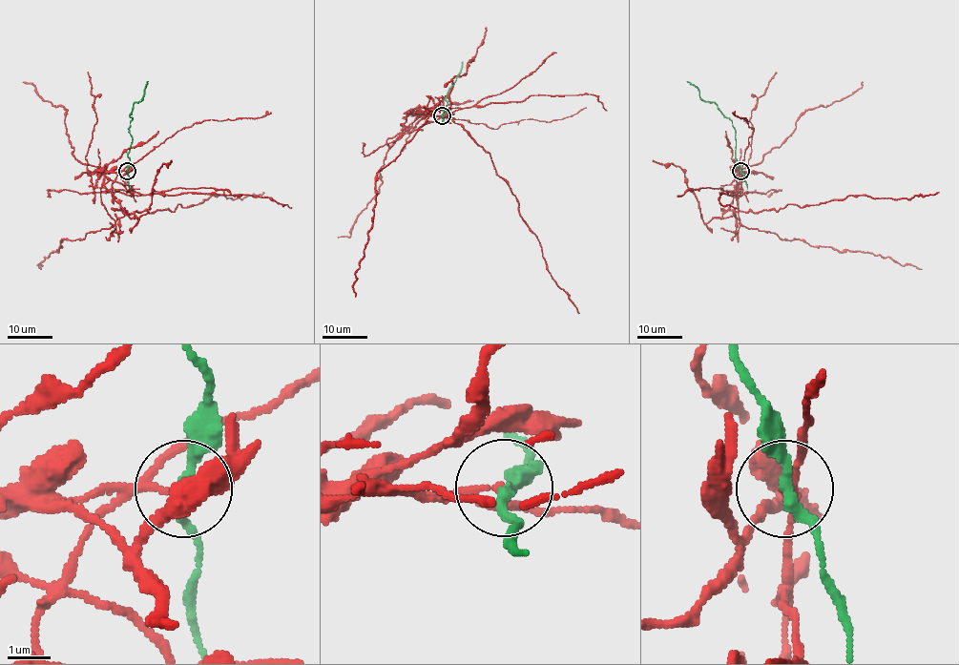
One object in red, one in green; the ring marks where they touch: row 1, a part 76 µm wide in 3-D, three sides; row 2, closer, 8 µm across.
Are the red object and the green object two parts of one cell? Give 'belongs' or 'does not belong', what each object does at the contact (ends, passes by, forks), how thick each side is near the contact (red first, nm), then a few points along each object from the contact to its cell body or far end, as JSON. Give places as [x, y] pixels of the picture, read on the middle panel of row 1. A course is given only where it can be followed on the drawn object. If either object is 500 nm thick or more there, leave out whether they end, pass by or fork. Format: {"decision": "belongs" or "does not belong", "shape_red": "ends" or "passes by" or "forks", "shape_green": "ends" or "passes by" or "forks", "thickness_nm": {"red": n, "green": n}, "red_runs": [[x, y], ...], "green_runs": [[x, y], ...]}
{"decision": "does not belong", "shape_red": "passes by", "shape_green": "passes by", "thickness_nm": {"red": 100, "green": 240}, "red_runs": [[442, 114], [426, 114], [435, 105], [448, 111], [489, 154], [537, 237], [547, 270], [579, 313]], "green_runs": [[442, 114], [447, 111], [448, 92], [463, 61]]}

